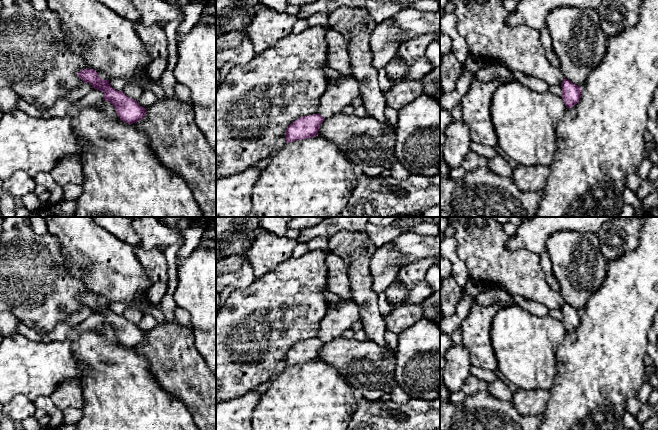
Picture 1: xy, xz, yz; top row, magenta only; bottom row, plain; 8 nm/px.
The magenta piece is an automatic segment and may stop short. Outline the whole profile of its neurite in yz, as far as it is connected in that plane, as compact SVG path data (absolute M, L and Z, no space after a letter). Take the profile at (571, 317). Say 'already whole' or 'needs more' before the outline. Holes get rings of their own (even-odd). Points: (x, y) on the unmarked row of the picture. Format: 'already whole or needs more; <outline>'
already whole; M564 302L561 307L562 323L567 332L573 331L581 322L581 312Z

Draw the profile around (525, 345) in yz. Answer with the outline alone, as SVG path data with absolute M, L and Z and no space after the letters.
M517 304L501 307L491 324L491 343L498 370L518 389L549 390L557 374L556 350L567 333L562 321L549 315L531 314Z

